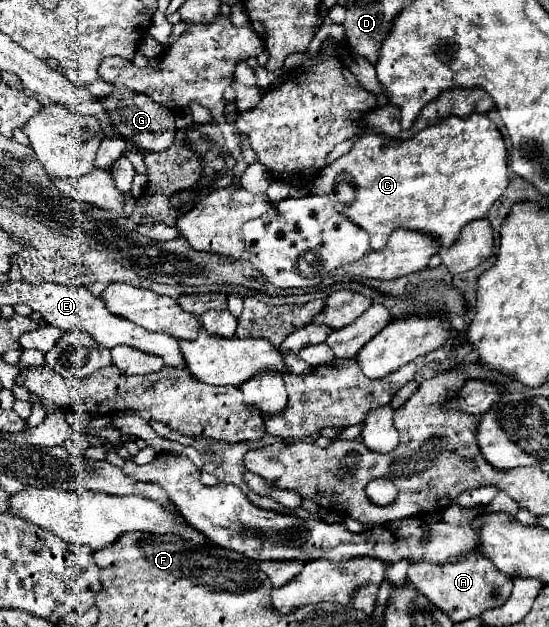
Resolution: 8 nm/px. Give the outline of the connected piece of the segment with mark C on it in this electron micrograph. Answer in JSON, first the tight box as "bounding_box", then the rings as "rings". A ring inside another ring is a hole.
{"bounding_box":[310,114,508,250],"rings":[[[472,114],[470,118],[448,118],[446,122],[430,126],[402,142],[386,142],[386,138],[378,138],[378,134],[358,134],[354,148],[328,164],[326,170],[314,178],[310,192],[326,194],[340,214],[366,230],[372,250],[382,250],[390,232],[396,228],[428,234],[440,240],[442,248],[450,248],[458,240],[462,228],[472,220],[486,218],[490,206],[504,194],[508,186],[506,156],[500,130],[482,114]]]}

